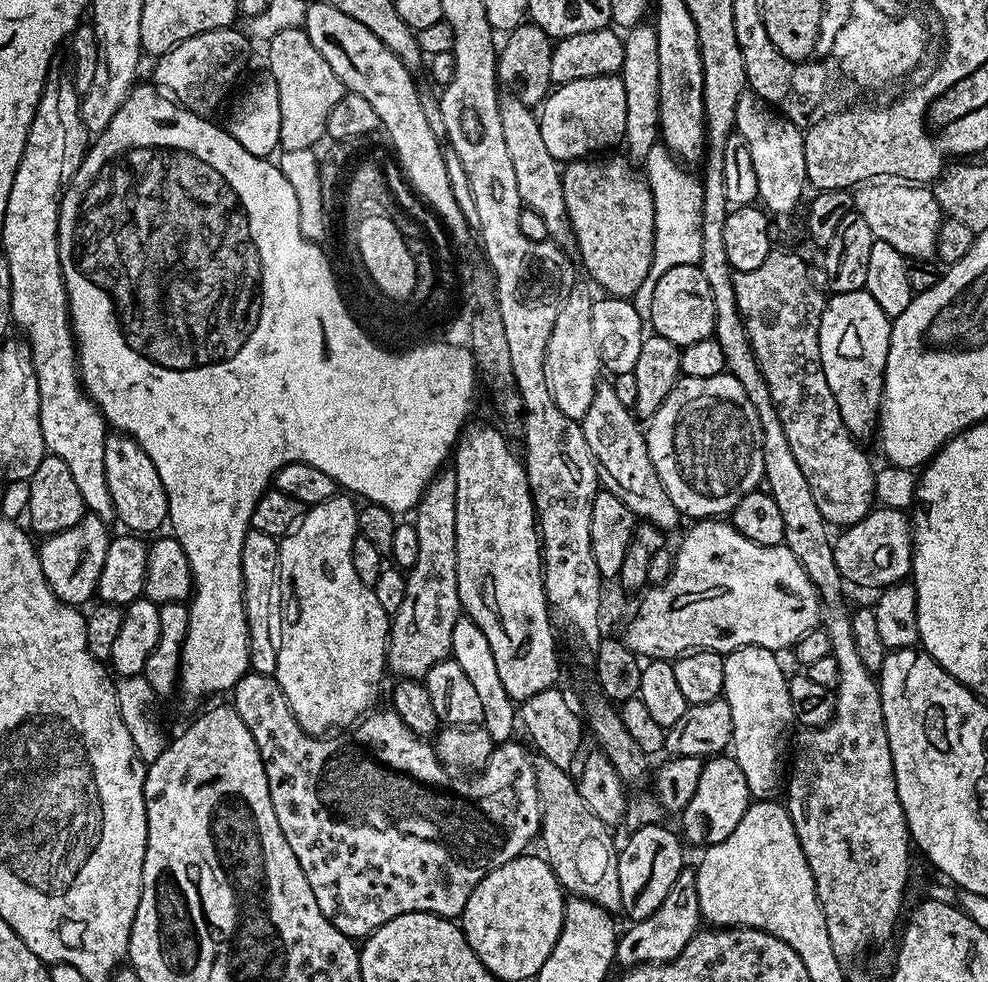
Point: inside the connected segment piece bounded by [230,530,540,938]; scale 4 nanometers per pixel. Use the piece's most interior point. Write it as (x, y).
(381, 828)

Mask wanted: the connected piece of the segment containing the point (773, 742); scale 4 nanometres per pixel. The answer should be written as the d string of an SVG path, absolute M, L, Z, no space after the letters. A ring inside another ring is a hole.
M742 646L724 656L722 698L730 706L730 718L734 718L730 755L738 762L738 770L746 774L748 795L753 801L777 799L786 780L780 767L786 764L796 715L790 702L789 677L784 676L780 659L762 646Z

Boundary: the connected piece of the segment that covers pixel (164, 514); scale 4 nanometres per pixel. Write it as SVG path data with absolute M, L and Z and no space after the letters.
M108 434L104 438L104 461L106 462L106 486L110 486L110 498L114 502L116 520L124 523L129 533L159 533L168 518L166 486L150 462L150 454L138 446L138 442L123 434Z

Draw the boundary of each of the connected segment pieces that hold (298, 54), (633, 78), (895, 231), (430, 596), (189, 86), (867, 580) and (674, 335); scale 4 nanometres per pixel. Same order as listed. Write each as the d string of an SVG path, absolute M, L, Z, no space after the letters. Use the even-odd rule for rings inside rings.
M303 27L284 29L267 41L267 75L278 86L278 98L282 110L280 148L315 149L328 131L328 115L345 94L345 86L334 74L330 62L318 54L314 42L310 42Z
M637 22L635 26L627 29L623 37L624 62L618 73L622 86L626 90L626 130L623 143L628 144L627 155L633 161L647 161L650 150L657 147L660 140L660 87L658 86L658 34L656 25L652 22Z
M874 179L855 189L854 212L866 220L875 239L888 242L909 261L928 262L935 257L942 213L931 187L898 179Z
M441 470L428 484L414 509L418 530L418 562L407 569L406 598L391 617L386 668L396 678L423 681L438 662L449 659L454 624L462 615L458 598L458 530L456 529L456 473Z
M233 26L206 30L202 34L194 34L194 38L178 42L178 46L155 61L155 83L177 104L184 105L191 112L212 114L208 112L214 111L227 98L228 91L244 72L244 63L247 65L250 60L249 37L244 37L238 29Z
M873 507L866 518L857 524L849 524L841 536L835 537L834 566L838 566L841 581L857 584L860 588L883 590L891 584L909 579L912 571L912 549L914 537L912 522L907 511L899 508Z
M699 264L673 266L658 278L654 302L650 302L650 327L655 335L666 338L666 342L674 342L679 349L713 339L716 331L714 293L710 291L706 274L702 274Z

